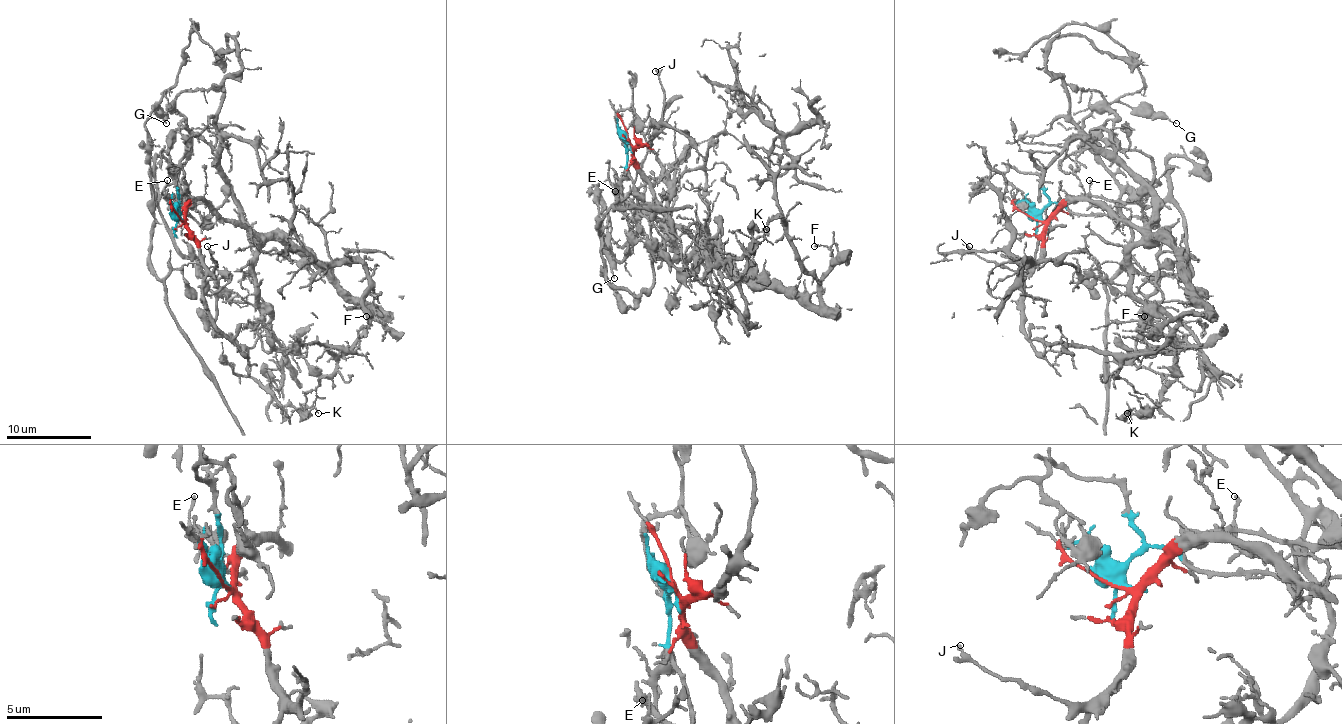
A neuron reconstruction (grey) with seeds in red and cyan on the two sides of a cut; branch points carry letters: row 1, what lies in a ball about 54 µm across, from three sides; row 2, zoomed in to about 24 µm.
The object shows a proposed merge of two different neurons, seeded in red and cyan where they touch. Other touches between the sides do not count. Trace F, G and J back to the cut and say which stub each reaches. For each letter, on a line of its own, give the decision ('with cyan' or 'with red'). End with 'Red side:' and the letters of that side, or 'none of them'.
F: with red
G: with cyan
J: with red
Red side: F, J

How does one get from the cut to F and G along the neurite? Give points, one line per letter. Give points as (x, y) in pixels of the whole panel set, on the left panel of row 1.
F: (181, 219), (198, 200), (207, 200), (228, 221), (285, 240), (384, 325), (365, 316)
G: (179, 219), (181, 189), (173, 183), (158, 202), (151, 185), (145, 121), (160, 102), (166, 124)

